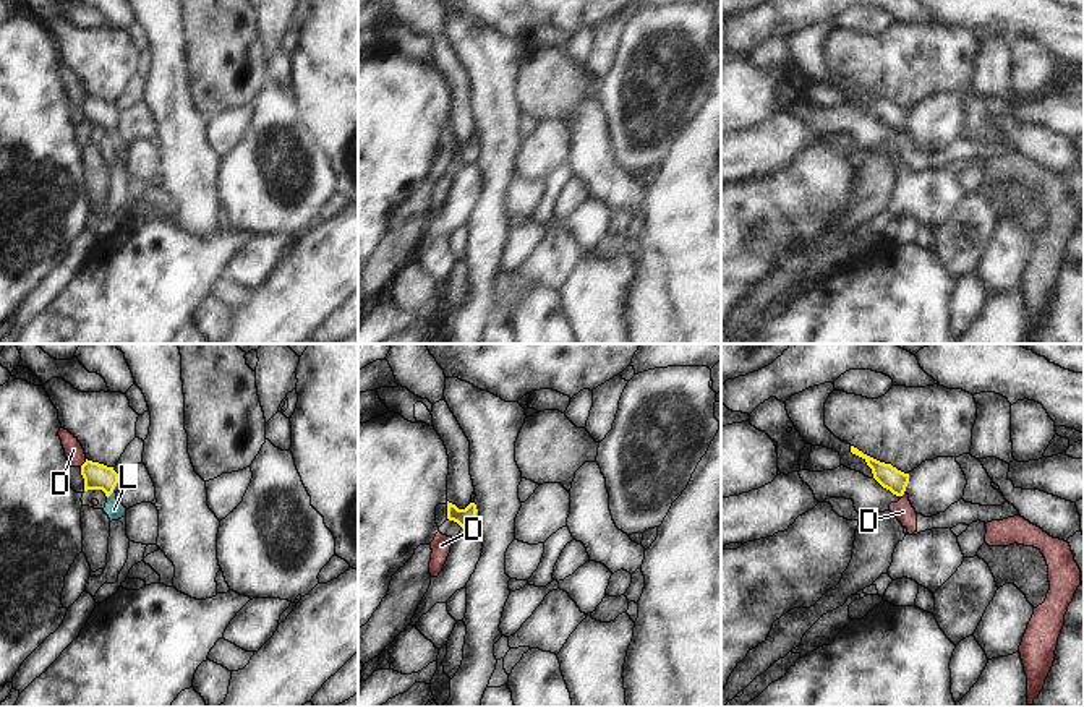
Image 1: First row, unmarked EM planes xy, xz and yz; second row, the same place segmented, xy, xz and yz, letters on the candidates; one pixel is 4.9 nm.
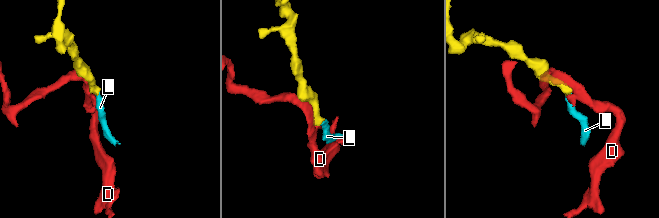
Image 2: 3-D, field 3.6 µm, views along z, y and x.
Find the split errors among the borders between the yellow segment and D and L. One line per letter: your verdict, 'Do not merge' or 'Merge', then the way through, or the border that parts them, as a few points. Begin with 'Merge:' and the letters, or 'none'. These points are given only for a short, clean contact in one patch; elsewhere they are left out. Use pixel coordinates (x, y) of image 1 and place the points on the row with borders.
Merge: L
D: Do not merge
L: Merge. Path across: xy (96, 475), (112, 492), (114, 509)

